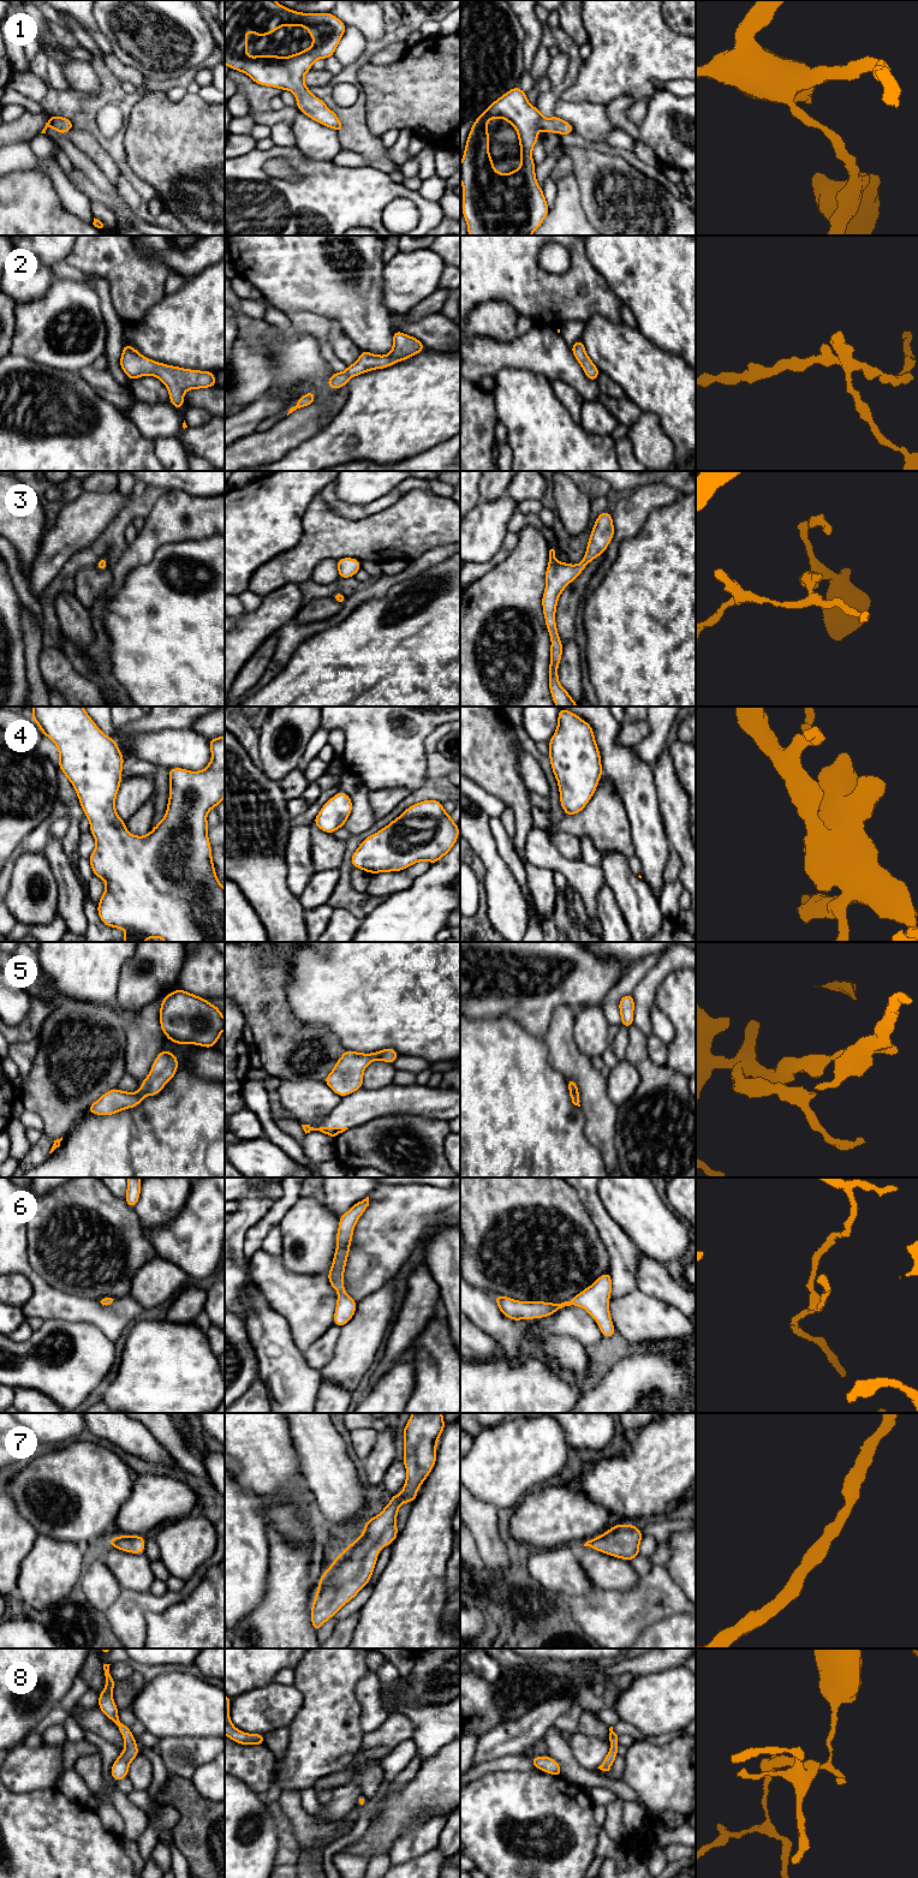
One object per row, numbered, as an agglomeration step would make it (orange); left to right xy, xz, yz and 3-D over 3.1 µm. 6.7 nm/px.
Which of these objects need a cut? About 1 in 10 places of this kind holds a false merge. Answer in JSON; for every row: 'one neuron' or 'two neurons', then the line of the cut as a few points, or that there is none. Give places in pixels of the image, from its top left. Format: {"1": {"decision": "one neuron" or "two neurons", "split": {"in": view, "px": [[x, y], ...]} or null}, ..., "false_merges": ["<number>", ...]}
{"1": {"decision": "one neuron", "split": null}, "2": {"decision": "one neuron", "split": null}, "3": {"decision": "one neuron", "split": null}, "4": {"decision": "one neuron", "split": null}, "5": {"decision": "one neuron", "split": null}, "6": {"decision": "one neuron", "split": null}, "7": {"decision": "one neuron", "split": null}, "8": {"decision": "one neuron", "split": null}, "false_merges": []}

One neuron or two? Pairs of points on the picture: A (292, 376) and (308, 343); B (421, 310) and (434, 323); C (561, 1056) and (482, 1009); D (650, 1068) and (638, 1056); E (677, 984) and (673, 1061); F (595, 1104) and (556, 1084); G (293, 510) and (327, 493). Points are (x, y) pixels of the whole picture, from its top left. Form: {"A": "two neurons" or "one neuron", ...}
{"A": "one neuron", "B": "two neurons", "C": "two neurons", "D": "one neuron", "E": "one neuron", "F": "two neurons", "G": "two neurons"}

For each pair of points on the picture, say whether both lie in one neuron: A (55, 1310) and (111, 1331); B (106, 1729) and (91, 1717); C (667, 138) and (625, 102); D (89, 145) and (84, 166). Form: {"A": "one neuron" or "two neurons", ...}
{"A": "one neuron", "B": "one neuron", "C": "one neuron", "D": "two neurons"}

